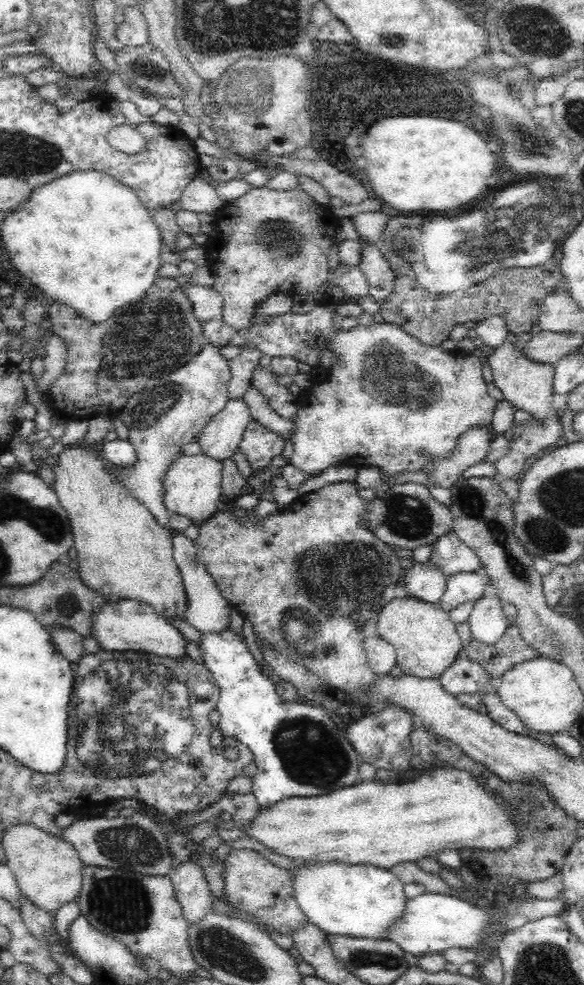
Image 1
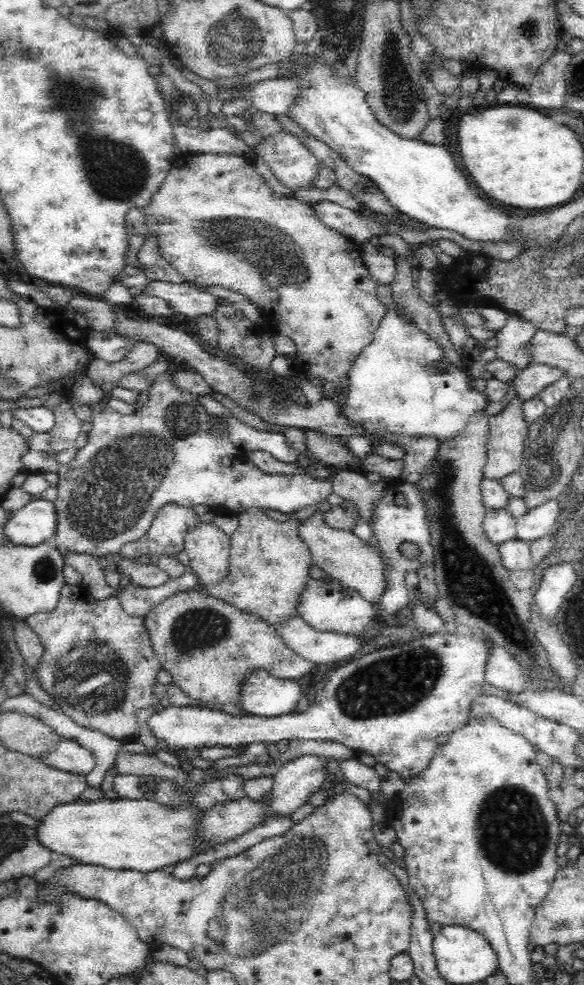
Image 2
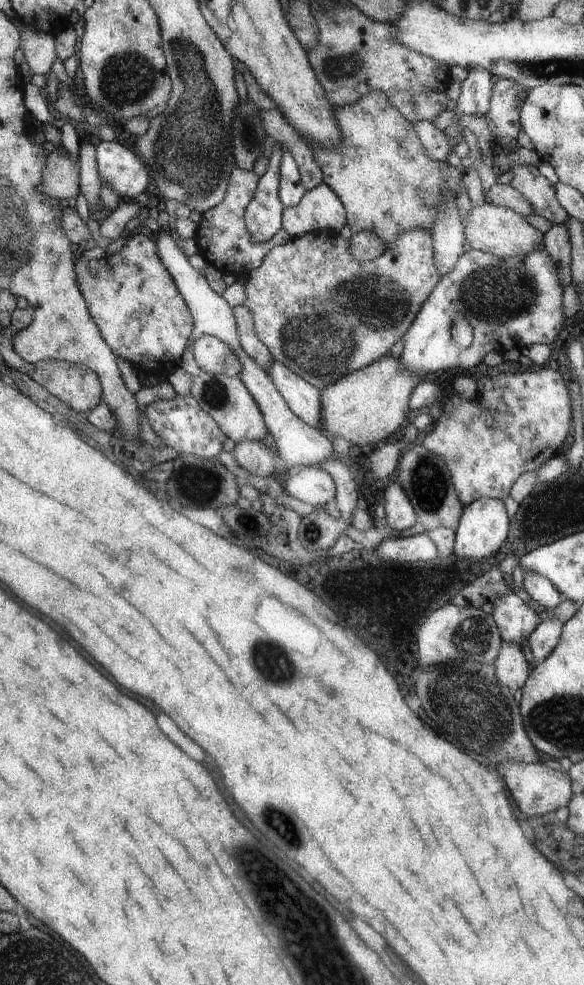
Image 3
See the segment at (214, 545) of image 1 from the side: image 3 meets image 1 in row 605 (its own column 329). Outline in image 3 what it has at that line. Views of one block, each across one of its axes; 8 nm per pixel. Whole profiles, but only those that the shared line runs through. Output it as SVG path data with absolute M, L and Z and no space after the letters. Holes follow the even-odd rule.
M317 229L313 232L306 232L301 236L294 236L287 242L275 245L267 255L264 256L263 262L253 271L248 271L244 284L245 302L243 306L251 313L253 318L253 328L259 342L262 342L269 350L274 360L281 362L285 368L289 368L295 376L303 378L305 382L313 385L317 390L327 388L329 384L333 384L336 380L348 375L349 372L356 371L358 368L367 367L374 360L385 355L389 348L404 336L405 331L413 323L416 315L420 312L420 308L424 304L424 300L432 292L432 288L436 286L440 280L440 272L437 270L436 260L433 260L435 252L433 252L432 235L427 234L425 230L409 230L409 232L401 232L401 236L397 236L395 246L384 250L377 258L367 262L357 262L353 257L349 256L349 241L340 236L339 233L328 229Z

